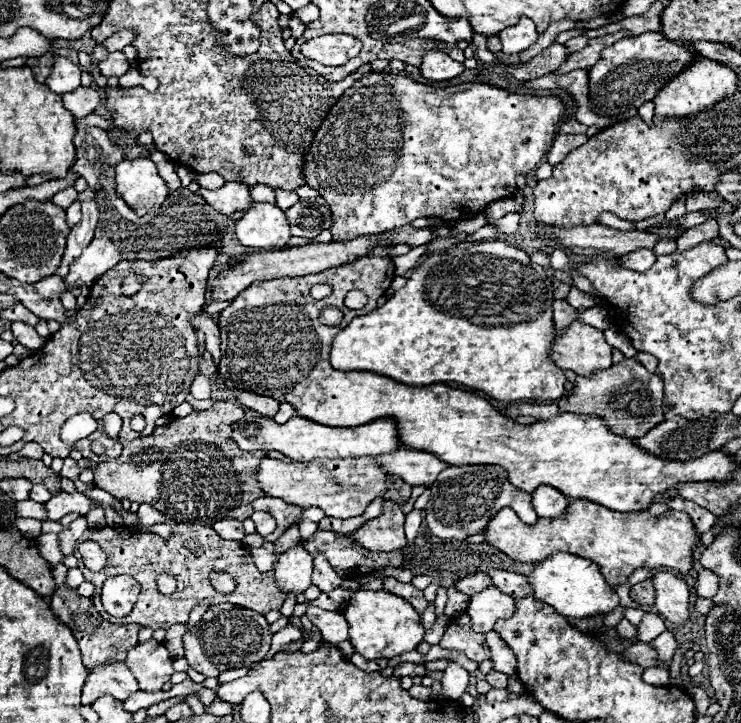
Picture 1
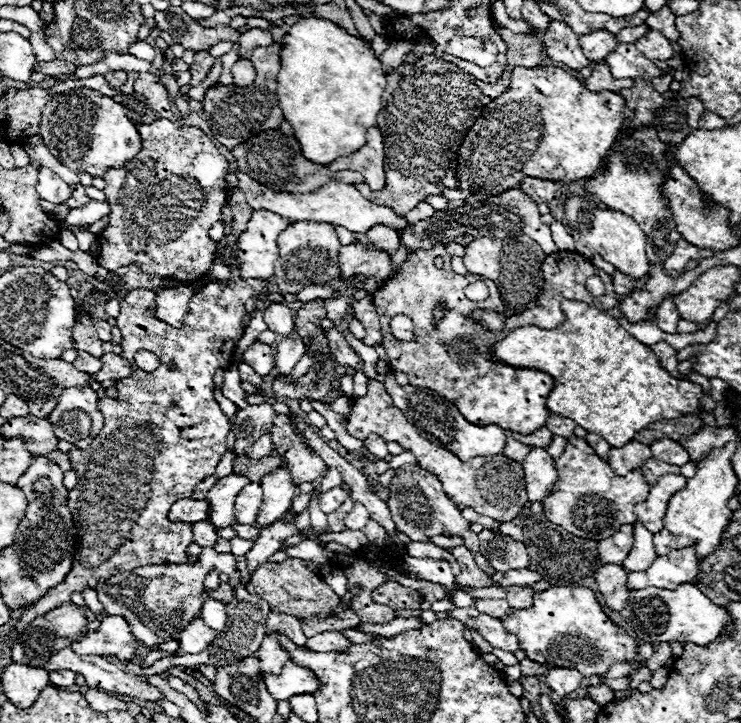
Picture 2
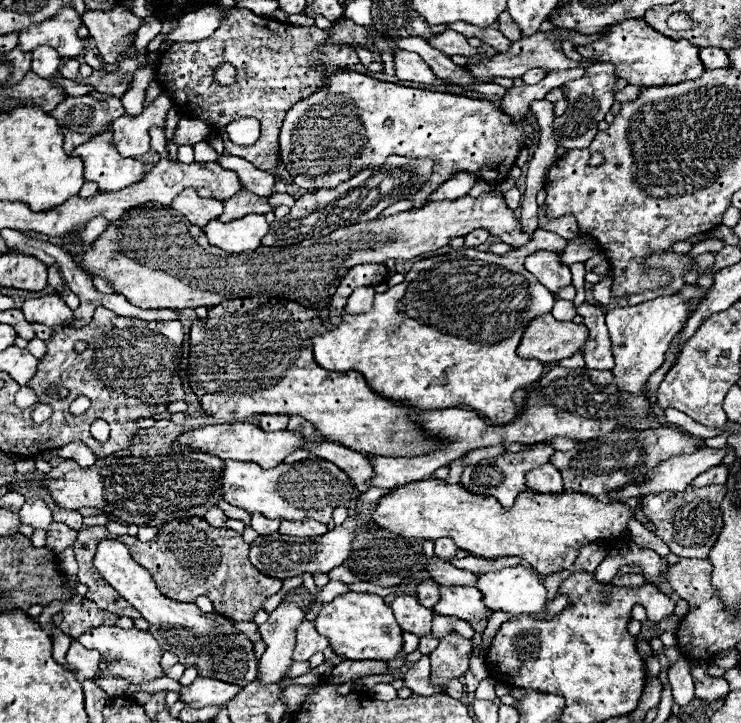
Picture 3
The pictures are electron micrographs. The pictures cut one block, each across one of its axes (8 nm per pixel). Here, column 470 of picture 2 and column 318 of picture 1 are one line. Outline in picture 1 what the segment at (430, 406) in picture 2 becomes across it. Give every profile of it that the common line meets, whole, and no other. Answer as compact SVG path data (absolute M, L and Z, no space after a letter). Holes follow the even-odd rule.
M246 410L240 422L232 424L232 442L240 446L244 452L256 450L278 450L294 462L310 462L314 458L362 458L362 456L378 456L386 452L394 452L402 448L396 436L396 424L392 420L376 420L356 428L332 428L324 426L300 416L294 416L286 424L276 424L272 418L260 418L258 412Z

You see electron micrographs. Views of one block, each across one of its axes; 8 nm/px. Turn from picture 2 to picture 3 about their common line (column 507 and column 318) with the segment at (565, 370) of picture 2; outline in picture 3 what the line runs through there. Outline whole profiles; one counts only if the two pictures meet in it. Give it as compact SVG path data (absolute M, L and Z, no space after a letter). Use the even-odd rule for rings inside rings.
M538 228L532 242L504 256L494 256L476 248L462 248L414 262L414 268L406 274L402 284L388 288L384 294L376 294L370 312L354 316L342 314L344 320L336 330L314 336L314 358L322 368L332 372L356 370L364 374L366 382L378 394L392 400L404 400L420 410L440 410L466 404L496 424L508 424L516 420L524 408L514 402L514 392L530 388L544 372L540 360L520 358L516 348L526 324L542 314L550 314L556 302L554 294L544 290L544 286L540 286L540 282L524 268L524 258L534 250L556 252L564 246L564 238Z

